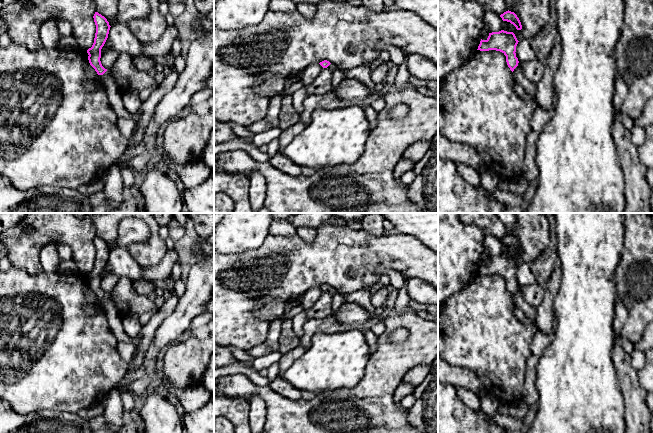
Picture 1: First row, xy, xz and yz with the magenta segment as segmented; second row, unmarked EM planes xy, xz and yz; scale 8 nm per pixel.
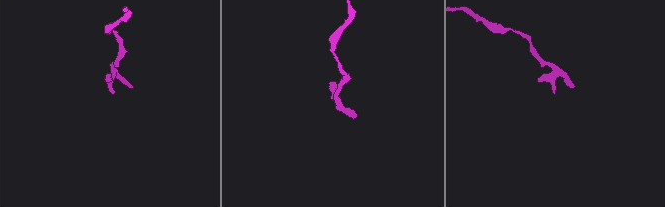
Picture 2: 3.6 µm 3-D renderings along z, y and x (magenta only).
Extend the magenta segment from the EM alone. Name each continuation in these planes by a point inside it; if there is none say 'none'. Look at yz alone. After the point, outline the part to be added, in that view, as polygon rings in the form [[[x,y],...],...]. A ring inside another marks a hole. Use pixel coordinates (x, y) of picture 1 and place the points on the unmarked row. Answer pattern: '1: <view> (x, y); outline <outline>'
none

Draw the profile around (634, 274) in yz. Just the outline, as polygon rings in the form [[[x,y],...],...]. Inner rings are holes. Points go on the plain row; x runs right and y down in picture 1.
[[[622,213],[623,250],[616,268],[615,283],[619,297],[628,311],[620,334],[632,344],[640,341],[646,327],[653,323],[653,213]]]

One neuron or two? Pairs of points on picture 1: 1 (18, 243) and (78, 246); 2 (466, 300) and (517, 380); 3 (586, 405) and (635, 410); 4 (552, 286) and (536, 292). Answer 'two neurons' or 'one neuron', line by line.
1: one neuron
2: one neuron
3: two neurons
4: two neurons

